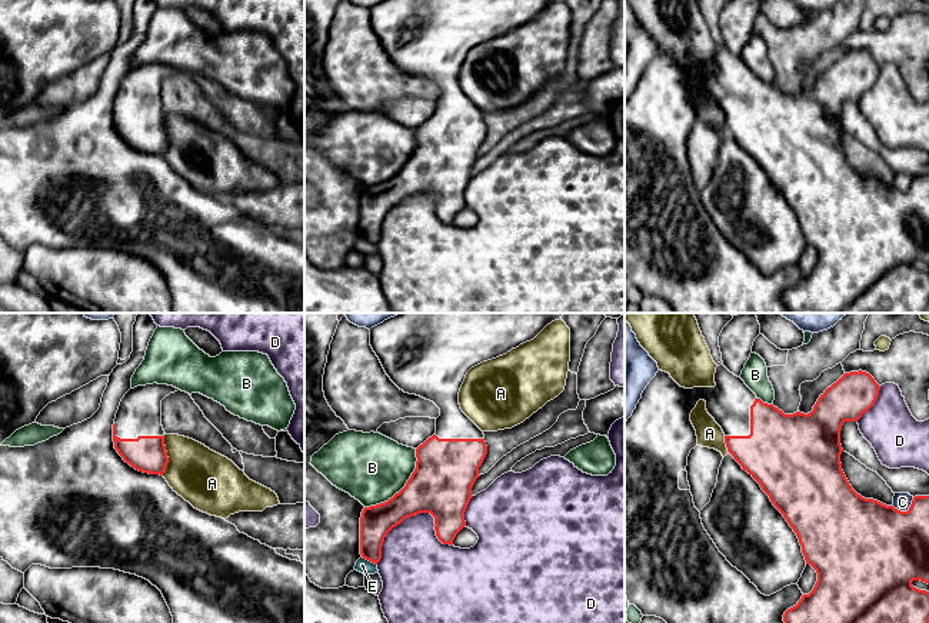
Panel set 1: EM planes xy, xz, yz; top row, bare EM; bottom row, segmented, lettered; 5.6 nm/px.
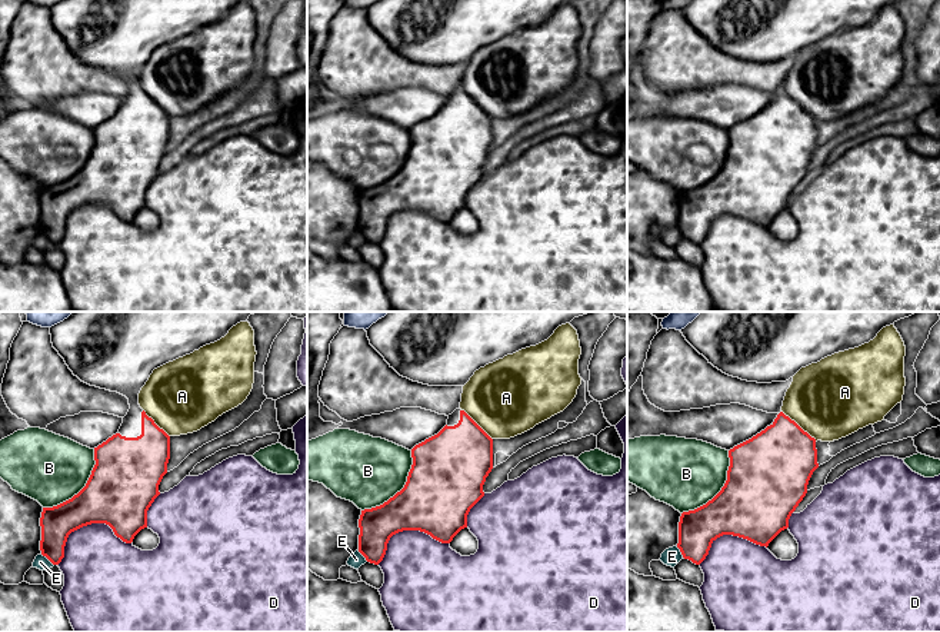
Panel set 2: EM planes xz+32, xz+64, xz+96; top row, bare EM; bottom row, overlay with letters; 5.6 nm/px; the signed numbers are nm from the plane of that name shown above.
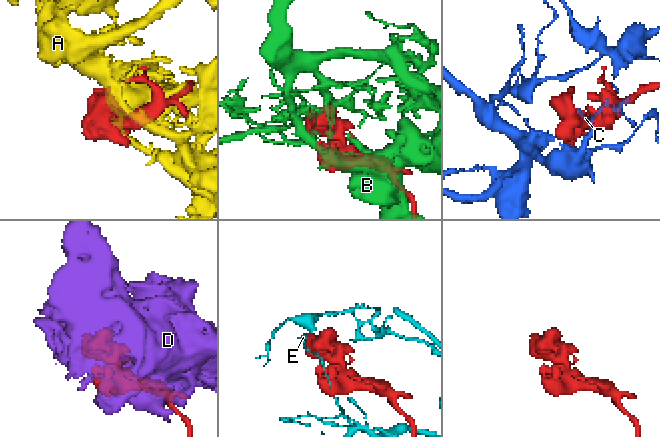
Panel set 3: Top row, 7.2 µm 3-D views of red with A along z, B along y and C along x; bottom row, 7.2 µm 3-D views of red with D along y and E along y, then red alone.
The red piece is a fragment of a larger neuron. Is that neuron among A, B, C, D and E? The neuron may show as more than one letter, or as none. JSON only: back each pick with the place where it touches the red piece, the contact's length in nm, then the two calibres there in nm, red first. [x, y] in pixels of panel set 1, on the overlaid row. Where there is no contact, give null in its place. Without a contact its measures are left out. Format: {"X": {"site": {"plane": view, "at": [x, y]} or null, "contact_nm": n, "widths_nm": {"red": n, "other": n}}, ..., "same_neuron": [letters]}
{"same_neuron": []}

